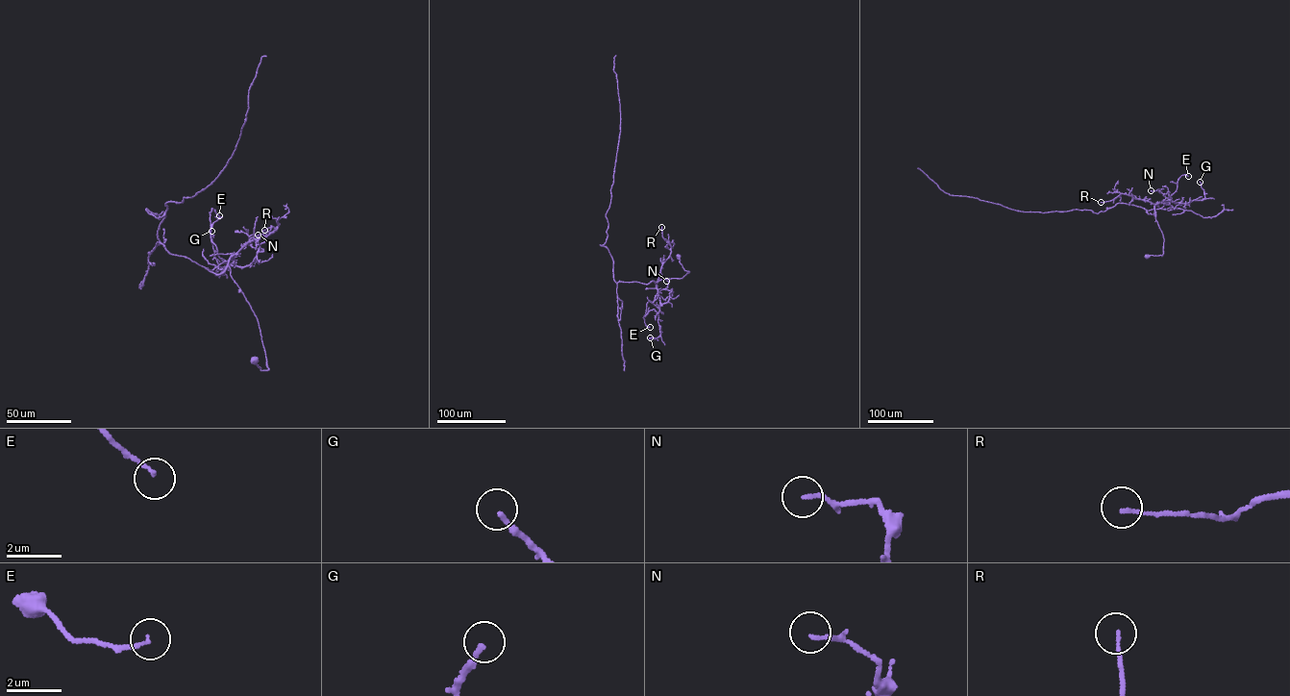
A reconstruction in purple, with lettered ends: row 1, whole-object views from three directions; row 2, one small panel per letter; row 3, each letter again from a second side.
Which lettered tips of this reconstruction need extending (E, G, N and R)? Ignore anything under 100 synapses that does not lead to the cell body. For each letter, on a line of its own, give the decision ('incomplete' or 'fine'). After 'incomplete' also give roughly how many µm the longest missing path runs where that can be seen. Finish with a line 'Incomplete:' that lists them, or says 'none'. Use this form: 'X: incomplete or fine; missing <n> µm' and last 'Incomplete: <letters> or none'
E: fine
G: fine
N: fine
R: fine
Incomplete: none

